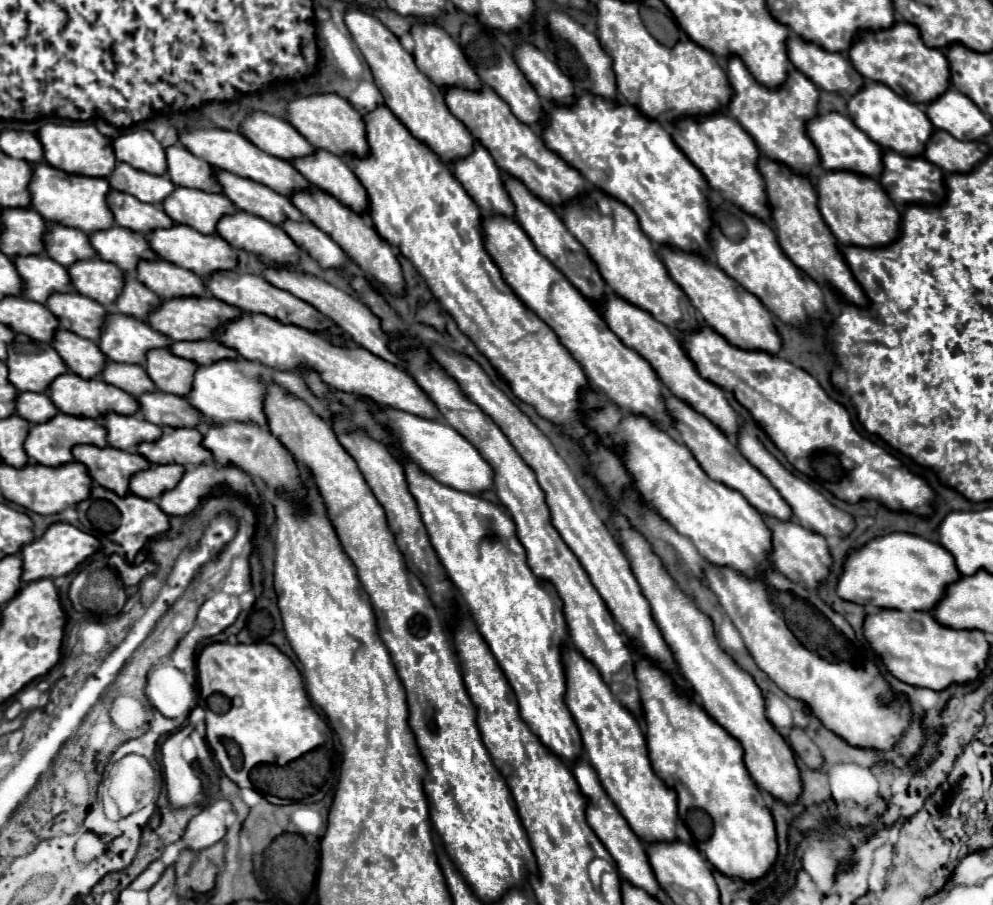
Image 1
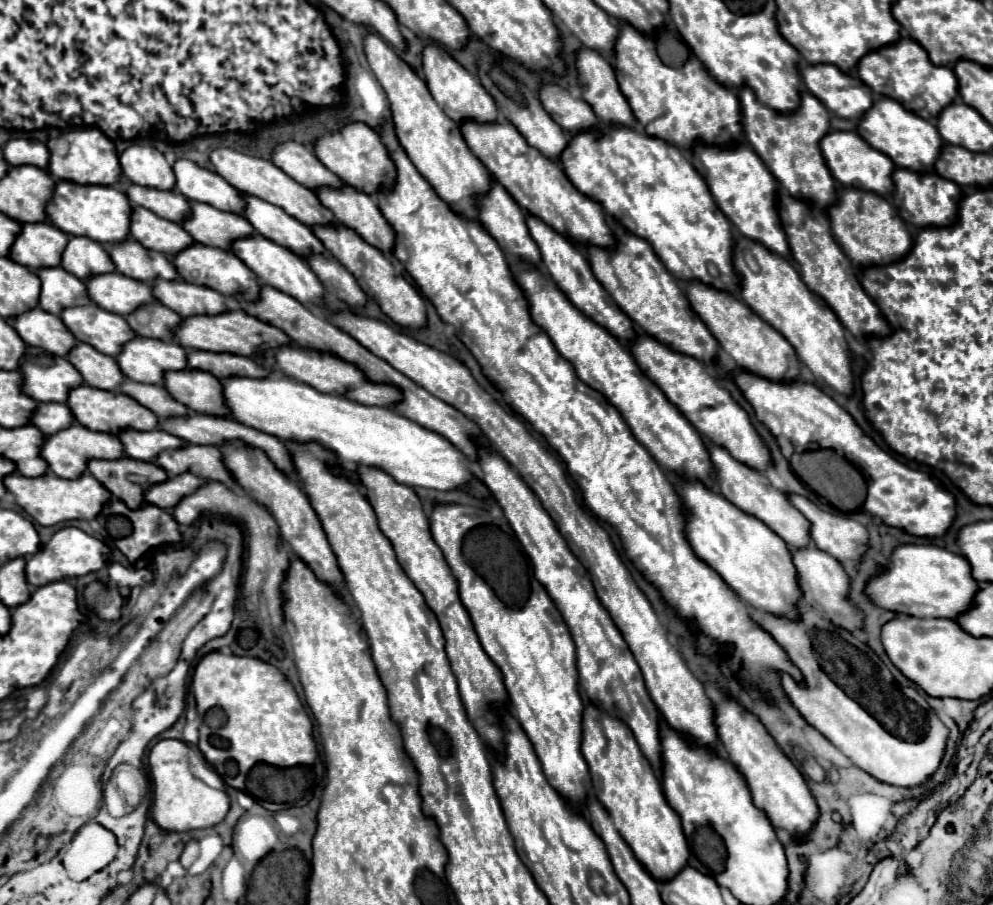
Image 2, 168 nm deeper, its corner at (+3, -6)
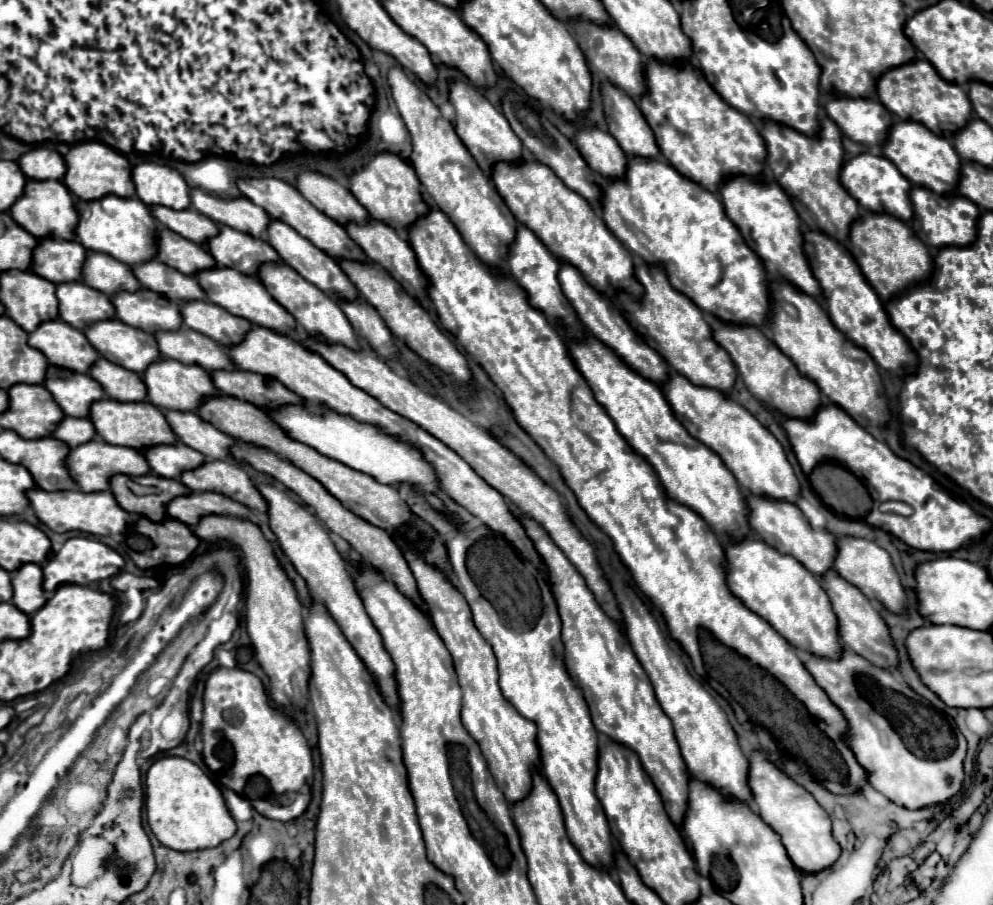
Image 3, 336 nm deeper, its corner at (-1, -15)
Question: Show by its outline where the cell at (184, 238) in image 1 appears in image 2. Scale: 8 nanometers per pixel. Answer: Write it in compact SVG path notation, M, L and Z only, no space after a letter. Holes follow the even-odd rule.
M193 243L193 245L185 247L183 251L171 255L169 259L175 265L179 277L189 281L189 283L205 285L205 287L209 287L213 291L219 291L223 295L243 293L243 297L249 299L249 301L257 299L257 295L259 295L259 283L255 279L255 273L231 251L209 247L209 245L201 245L201 243Z

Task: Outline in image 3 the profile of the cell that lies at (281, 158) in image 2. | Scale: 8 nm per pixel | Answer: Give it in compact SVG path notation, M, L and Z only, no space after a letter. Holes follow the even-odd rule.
M301 172L297 178L297 190L321 212L333 216L341 226L355 222L367 224L369 212L357 202L357 198L337 184L335 180L317 172Z

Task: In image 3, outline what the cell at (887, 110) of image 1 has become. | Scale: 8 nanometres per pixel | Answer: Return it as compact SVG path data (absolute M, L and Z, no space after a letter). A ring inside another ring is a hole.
M909 120L897 122L889 130L889 138L883 144L883 152L899 168L899 172L915 186L929 188L931 192L941 192L949 196L957 194L957 172L961 172L961 158L945 138L935 136L923 124Z

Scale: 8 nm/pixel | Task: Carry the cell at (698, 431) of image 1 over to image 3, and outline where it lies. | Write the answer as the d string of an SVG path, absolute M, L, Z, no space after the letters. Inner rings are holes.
M749 496L749 526L765 544L775 548L781 554L789 554L797 558L811 574L823 576L827 570L833 568L833 556L837 556L837 538L827 530L815 530L805 514L791 502L779 502L759 496Z

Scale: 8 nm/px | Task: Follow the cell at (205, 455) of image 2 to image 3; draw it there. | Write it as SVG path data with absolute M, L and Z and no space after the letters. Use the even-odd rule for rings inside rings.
M209 460L195 470L183 472L179 480L193 492L221 492L223 496L265 514L265 500L261 500L261 494L253 488L251 476L237 464Z

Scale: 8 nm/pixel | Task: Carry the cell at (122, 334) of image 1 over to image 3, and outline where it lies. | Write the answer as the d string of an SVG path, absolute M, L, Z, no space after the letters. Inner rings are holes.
M169 358L161 362L153 362L145 370L143 380L147 384L149 400L161 410L177 408L181 412L197 412L197 404L201 404L201 396L213 396L213 392L217 392L213 380L209 380L207 370L203 370L201 366L187 366Z

